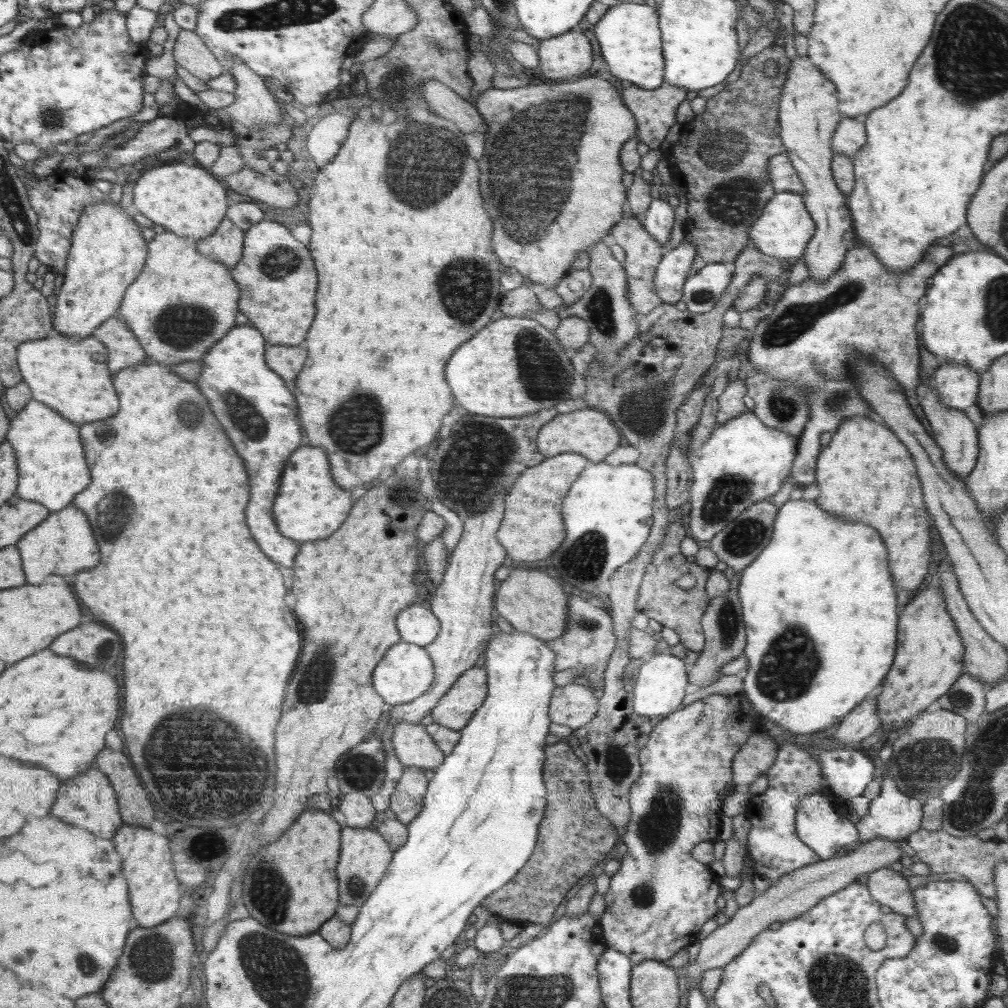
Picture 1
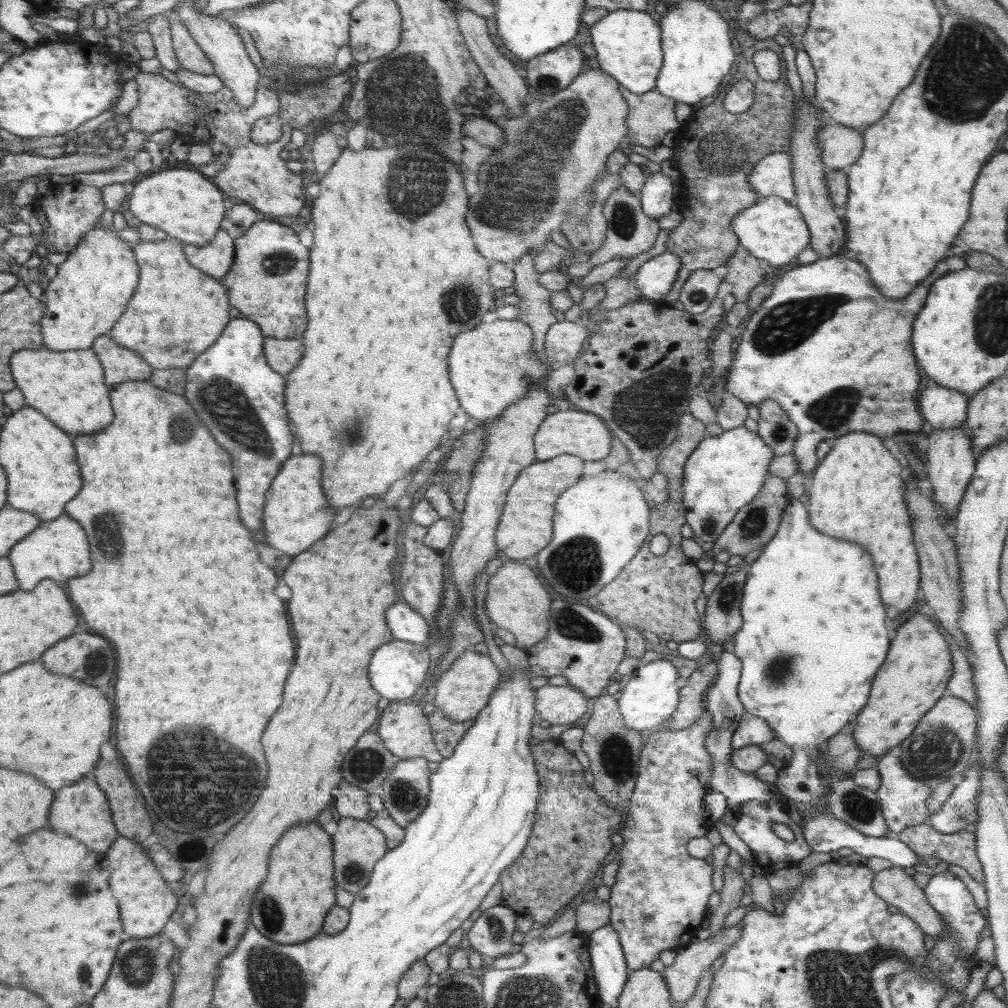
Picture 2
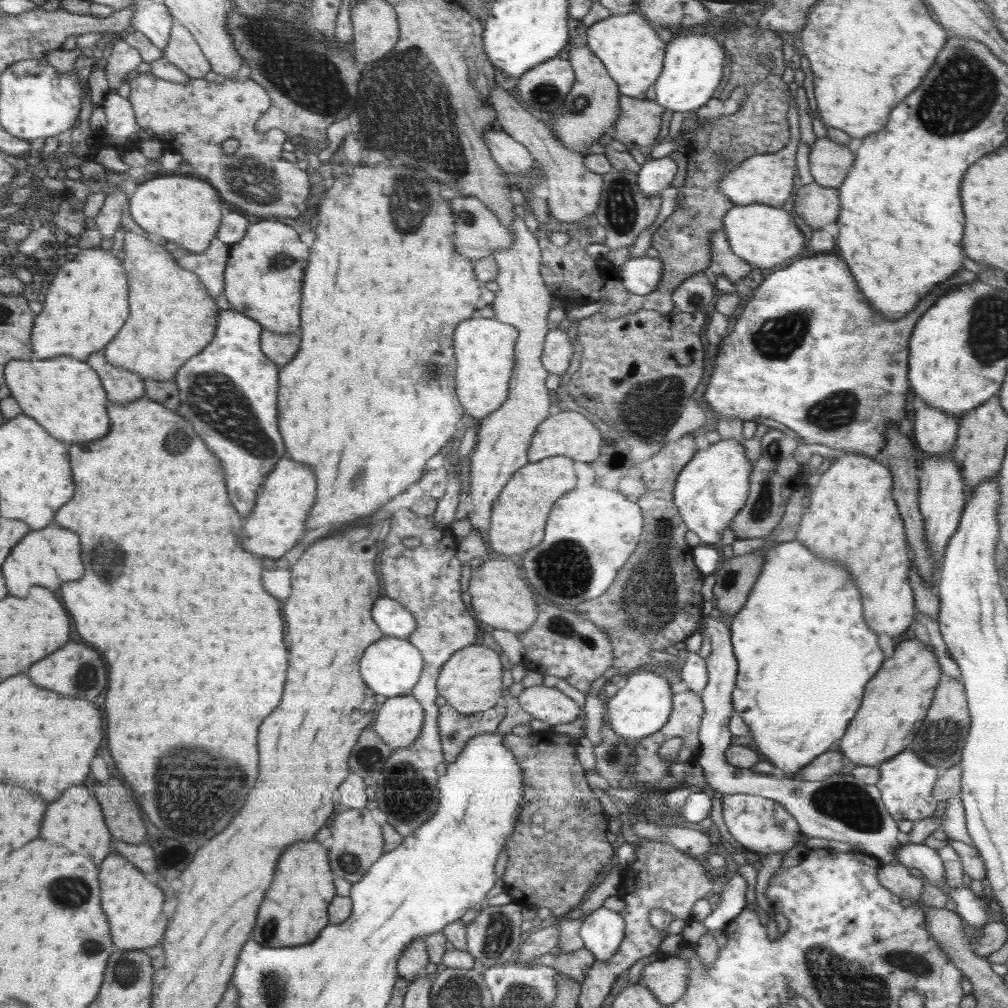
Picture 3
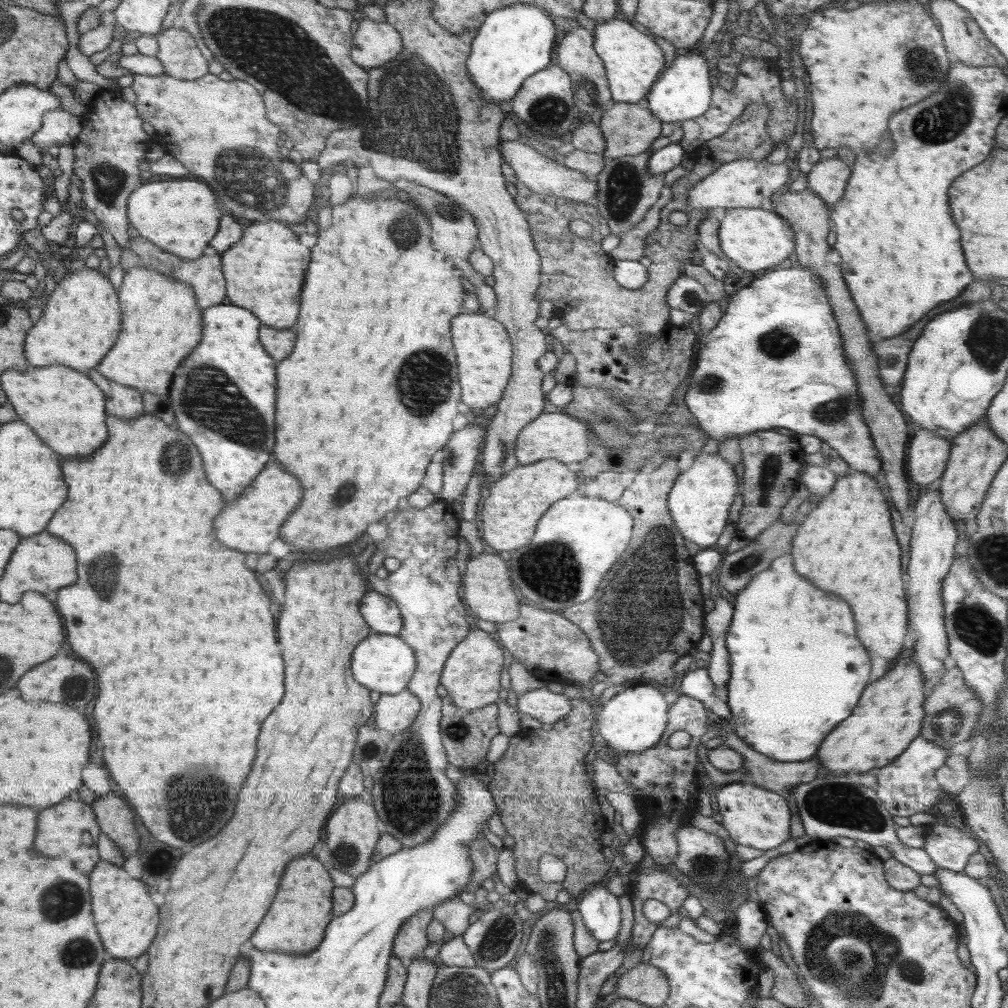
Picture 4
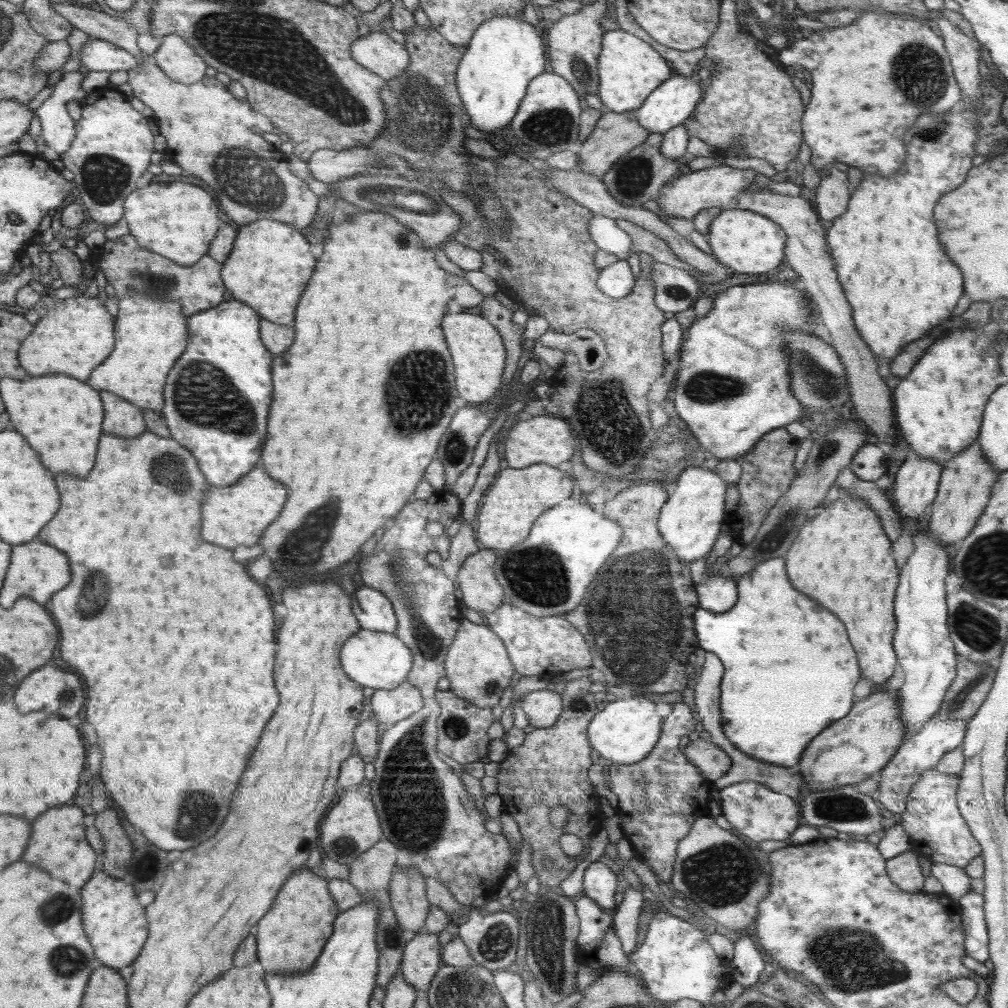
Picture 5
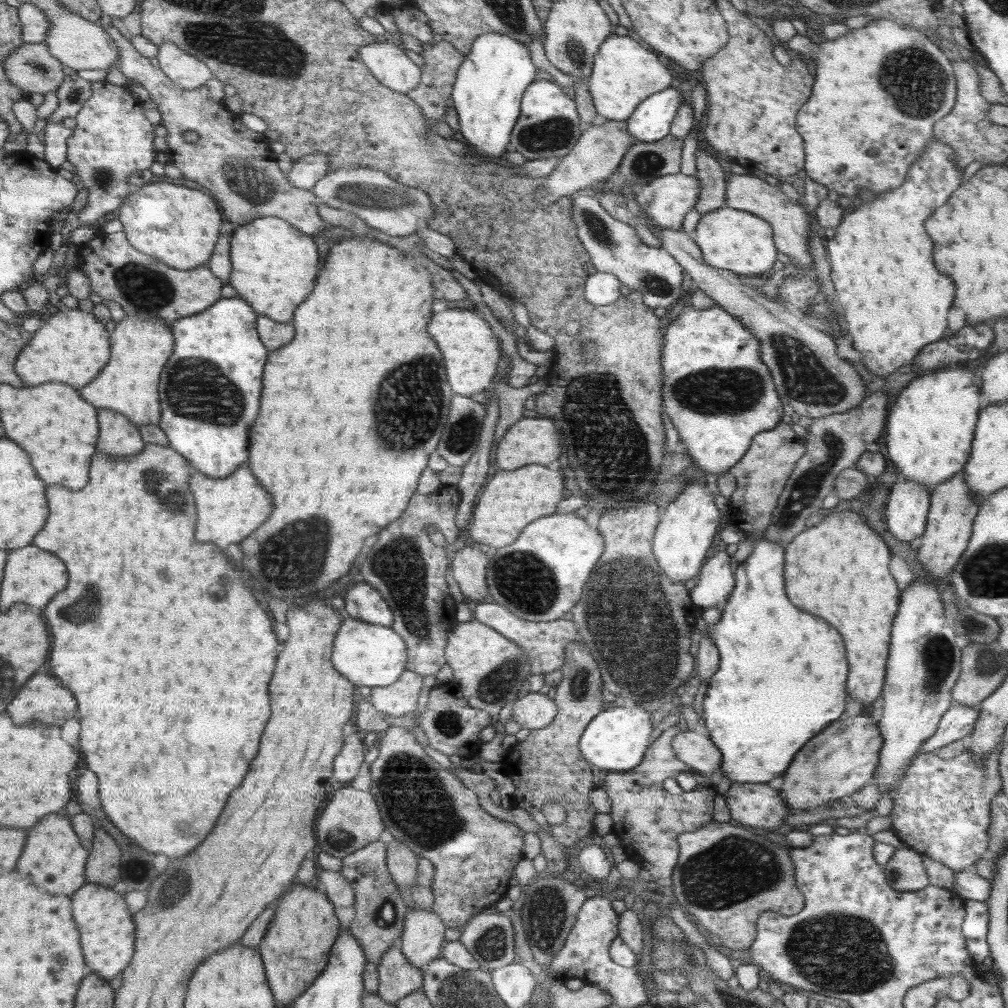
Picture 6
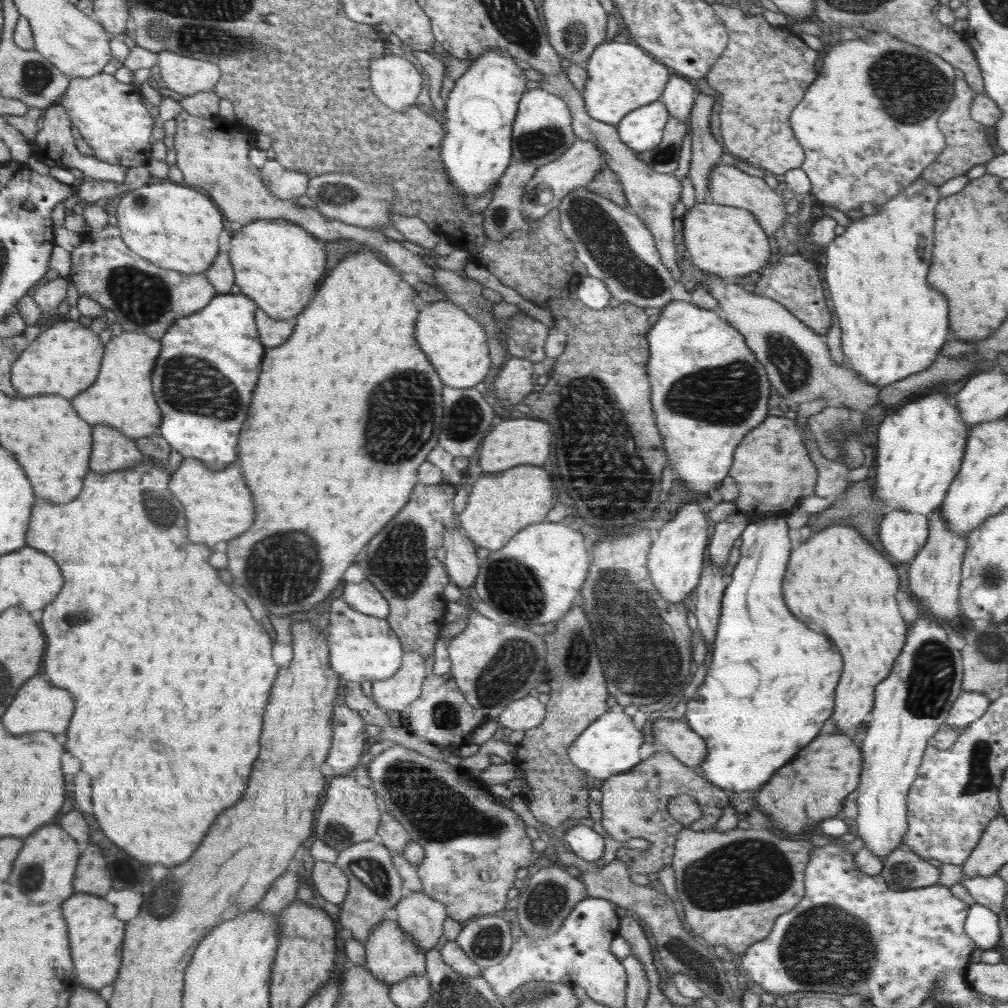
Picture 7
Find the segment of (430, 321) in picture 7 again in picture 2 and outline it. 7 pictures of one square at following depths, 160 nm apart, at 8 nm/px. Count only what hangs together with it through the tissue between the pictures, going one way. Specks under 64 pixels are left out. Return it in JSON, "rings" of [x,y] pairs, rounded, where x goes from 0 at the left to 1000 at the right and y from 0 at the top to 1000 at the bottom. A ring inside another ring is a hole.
{"rings":[[[493,313],[484,316],[476,325],[468,329],[460,329],[456,337],[450,337],[448,343],[448,383],[452,387],[452,393],[456,397],[456,403],[466,411],[468,419],[482,419],[493,415],[508,403],[508,401],[518,397],[533,383],[539,381],[543,383],[543,369],[548,367],[539,356],[540,350],[536,353],[529,346],[530,329],[525,321],[520,318],[496,317]]]}

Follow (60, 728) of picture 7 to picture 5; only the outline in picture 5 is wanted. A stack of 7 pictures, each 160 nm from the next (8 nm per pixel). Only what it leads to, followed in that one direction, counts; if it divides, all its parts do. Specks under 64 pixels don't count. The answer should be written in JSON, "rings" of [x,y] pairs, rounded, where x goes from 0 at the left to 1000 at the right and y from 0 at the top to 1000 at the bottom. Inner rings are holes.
{"rings":[[[46,659],[44,663],[38,663],[36,667],[32,667],[32,671],[28,671],[28,675],[24,675],[24,679],[20,679],[20,687],[16,687],[16,698],[20,698],[20,702],[24,702],[24,706],[30,704],[52,704],[60,710],[75,710],[79,706],[79,702],[83,700],[85,694],[85,683],[83,677],[79,675],[77,669],[65,667],[60,661],[54,659]]]}

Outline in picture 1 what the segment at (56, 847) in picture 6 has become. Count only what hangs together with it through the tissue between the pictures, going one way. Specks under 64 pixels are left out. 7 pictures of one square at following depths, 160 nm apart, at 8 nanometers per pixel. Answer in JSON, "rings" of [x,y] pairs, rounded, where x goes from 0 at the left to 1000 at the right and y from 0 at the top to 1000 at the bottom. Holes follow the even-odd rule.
{"rings":[[[95,761],[87,763],[87,766],[71,774],[63,774],[63,778],[60,780],[60,790],[52,800],[52,810],[60,810],[60,813],[67,813],[67,817],[79,817],[79,821],[91,821],[95,829],[111,831],[113,825],[123,816],[115,798],[116,786],[111,782],[107,770]]]}

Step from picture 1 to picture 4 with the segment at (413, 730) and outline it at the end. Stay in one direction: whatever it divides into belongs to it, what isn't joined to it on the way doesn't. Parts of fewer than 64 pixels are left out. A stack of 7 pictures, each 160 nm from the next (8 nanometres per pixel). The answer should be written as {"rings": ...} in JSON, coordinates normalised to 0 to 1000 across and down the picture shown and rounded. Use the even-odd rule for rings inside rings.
{"rings":[[[404,683],[395,688],[378,688],[369,718],[381,729],[389,731],[408,720],[419,704],[419,695]]]}

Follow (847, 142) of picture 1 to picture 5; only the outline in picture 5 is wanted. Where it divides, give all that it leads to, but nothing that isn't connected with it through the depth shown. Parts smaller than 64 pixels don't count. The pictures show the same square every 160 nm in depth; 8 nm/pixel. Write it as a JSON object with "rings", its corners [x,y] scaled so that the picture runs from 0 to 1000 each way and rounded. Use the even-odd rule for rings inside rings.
{"rings":[[[827,164],[815,173],[813,183],[805,195],[810,200],[811,213],[814,220],[827,218],[840,207],[844,195],[841,189],[841,176],[838,168]]]}

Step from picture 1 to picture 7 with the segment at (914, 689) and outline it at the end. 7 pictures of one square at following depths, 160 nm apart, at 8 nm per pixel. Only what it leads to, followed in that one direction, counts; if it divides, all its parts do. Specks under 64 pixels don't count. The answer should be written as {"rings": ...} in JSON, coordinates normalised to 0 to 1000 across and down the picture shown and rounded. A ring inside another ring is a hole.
{"rings":[[[844,727],[815,728],[810,730],[810,734],[802,737],[798,744],[792,745],[786,756],[776,760],[766,770],[764,776],[758,778],[748,786],[752,804],[766,810],[766,819],[770,817],[772,823],[785,827],[802,826],[814,813],[825,812],[836,801],[837,794],[844,786],[849,786],[853,776],[854,764],[856,761],[856,746],[854,740],[847,737]]]}

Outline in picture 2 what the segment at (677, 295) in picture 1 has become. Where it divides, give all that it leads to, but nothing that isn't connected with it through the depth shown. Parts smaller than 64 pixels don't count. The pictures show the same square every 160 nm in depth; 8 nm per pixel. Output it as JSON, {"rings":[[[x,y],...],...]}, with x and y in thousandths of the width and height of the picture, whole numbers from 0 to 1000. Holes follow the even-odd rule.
{"rings":[[[663,249],[647,255],[630,271],[632,287],[639,295],[656,300],[666,289],[675,265],[675,255]]]}

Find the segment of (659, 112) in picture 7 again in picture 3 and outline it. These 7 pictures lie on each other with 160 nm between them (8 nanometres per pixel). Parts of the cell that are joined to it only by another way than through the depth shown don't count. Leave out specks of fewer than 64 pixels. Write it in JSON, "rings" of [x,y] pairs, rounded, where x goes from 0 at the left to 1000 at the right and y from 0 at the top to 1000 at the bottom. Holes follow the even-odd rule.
{"rings":[[[673,30],[661,44],[658,68],[649,82],[651,103],[670,111],[690,110],[700,105],[714,83],[716,67],[719,65],[719,48],[710,39],[697,31],[688,34],[688,30]]]}

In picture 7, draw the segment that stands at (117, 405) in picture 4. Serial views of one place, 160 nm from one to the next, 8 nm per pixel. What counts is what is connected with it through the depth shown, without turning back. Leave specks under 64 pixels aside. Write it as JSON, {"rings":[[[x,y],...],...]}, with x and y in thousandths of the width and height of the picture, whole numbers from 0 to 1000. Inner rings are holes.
{"rings":[[[95,422],[93,436],[90,465],[94,469],[104,471],[111,467],[135,463],[142,458],[143,448],[137,443],[135,437],[113,424]]]}

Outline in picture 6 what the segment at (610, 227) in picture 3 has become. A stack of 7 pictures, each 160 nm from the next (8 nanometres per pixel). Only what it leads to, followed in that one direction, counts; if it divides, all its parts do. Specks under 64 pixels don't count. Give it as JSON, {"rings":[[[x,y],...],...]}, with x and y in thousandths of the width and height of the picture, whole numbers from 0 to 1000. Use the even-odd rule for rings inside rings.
{"rings":[[[664,133],[651,141],[631,141],[624,146],[612,171],[620,185],[633,190],[651,177],[676,171],[678,138]]]}

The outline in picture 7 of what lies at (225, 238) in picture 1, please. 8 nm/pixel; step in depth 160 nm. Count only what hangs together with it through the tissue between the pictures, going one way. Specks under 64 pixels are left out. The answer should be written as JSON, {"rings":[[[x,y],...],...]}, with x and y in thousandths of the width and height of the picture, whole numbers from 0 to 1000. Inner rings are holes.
{"rings":[[[105,224],[101,228],[89,229],[83,233],[80,242],[70,250],[70,267],[65,275],[75,284],[78,293],[88,294],[103,306],[108,306],[115,313],[115,319],[125,329],[143,330],[147,333],[161,335],[179,315],[187,310],[196,310],[205,304],[217,292],[213,283],[202,271],[183,272],[166,266],[159,266],[152,260],[143,258],[138,252],[131,250],[121,238],[121,231],[116,225]]]}

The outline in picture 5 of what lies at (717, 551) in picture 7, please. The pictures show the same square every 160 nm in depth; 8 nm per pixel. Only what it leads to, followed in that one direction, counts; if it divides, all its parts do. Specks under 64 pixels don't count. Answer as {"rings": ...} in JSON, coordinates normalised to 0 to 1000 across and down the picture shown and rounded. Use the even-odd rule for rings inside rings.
{"rings":[[[702,567],[700,577],[689,581],[693,602],[706,608],[720,608],[731,597],[731,577],[716,568]]]}

